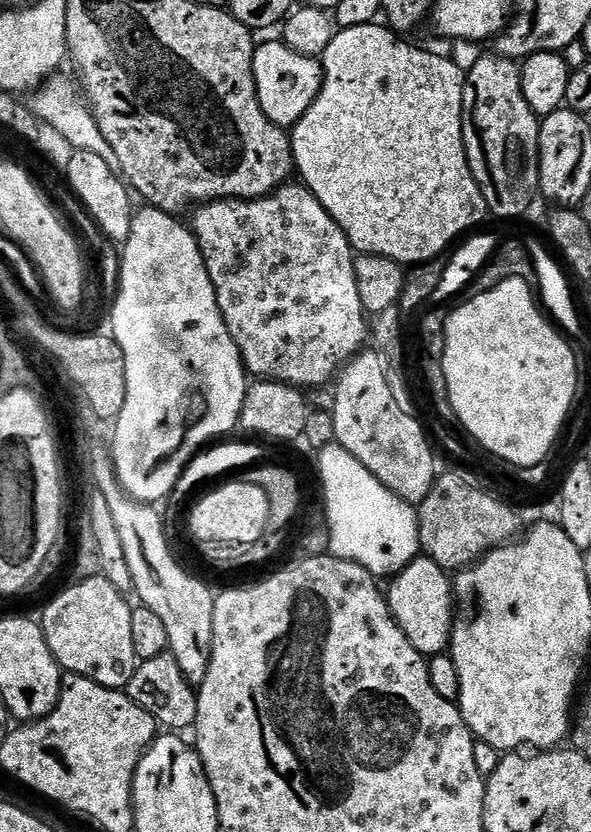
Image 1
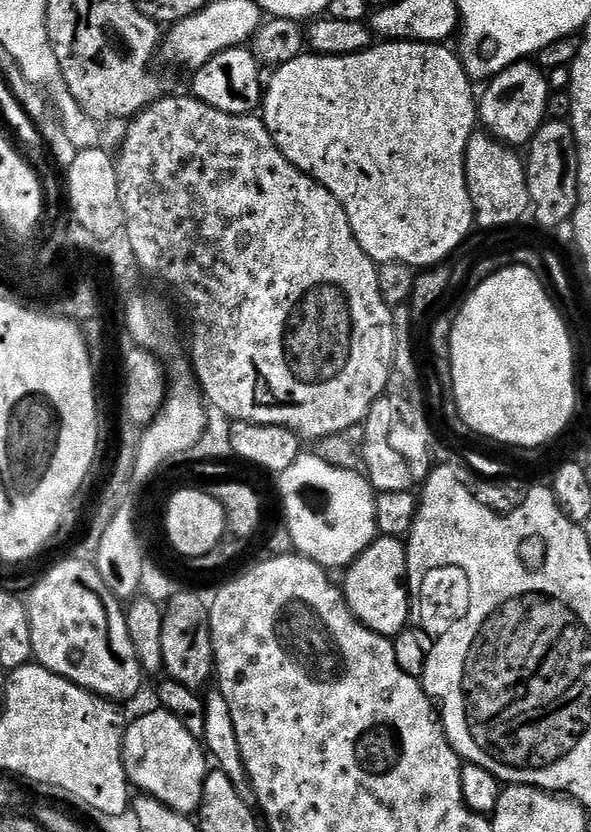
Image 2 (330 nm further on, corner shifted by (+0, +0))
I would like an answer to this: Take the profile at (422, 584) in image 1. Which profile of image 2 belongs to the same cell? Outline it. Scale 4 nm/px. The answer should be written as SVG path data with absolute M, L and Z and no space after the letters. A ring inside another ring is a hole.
M380 536L373 540L357 560L349 564L346 586L343 589L348 609L370 630L380 636L396 637L409 627L410 597L408 594L408 549L403 539Z

